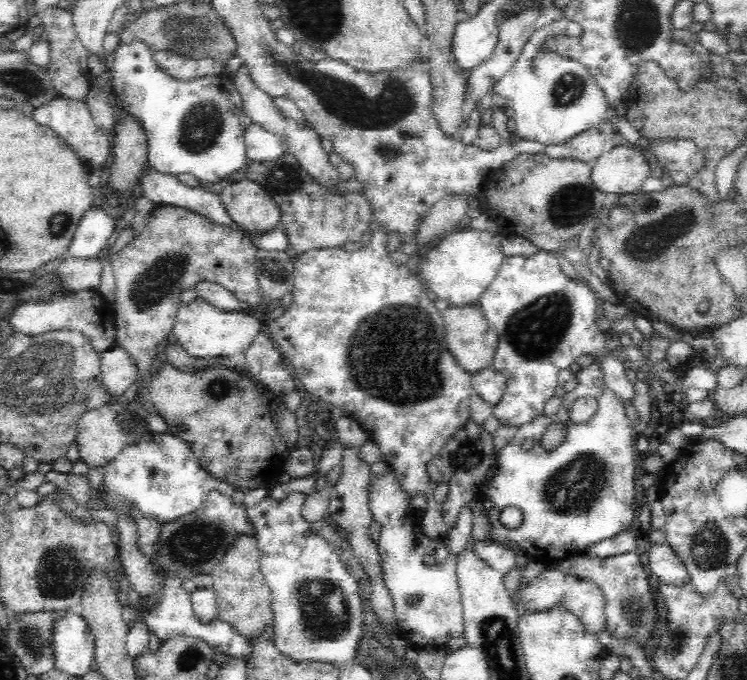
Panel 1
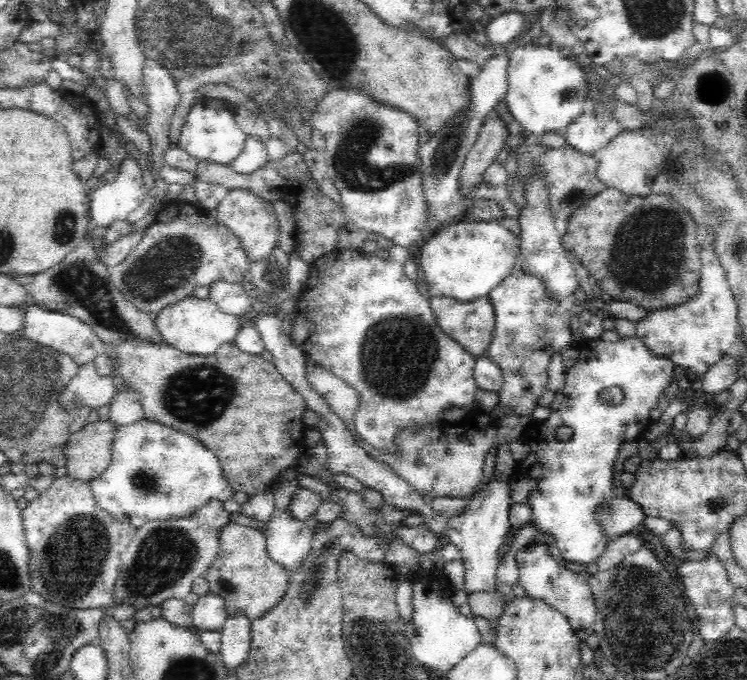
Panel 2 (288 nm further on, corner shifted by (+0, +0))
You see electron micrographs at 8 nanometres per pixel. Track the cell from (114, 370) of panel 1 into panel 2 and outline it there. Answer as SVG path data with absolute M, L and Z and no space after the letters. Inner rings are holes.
M90 362L78 370L70 384L66 384L66 388L60 394L60 402L68 410L90 408L94 412L110 404L116 392L118 388L114 386L112 376L100 376L96 372L94 362Z

